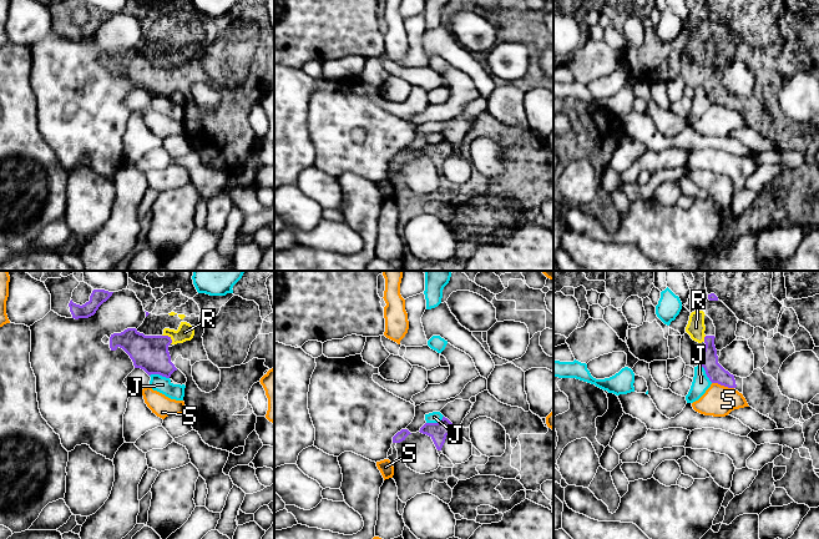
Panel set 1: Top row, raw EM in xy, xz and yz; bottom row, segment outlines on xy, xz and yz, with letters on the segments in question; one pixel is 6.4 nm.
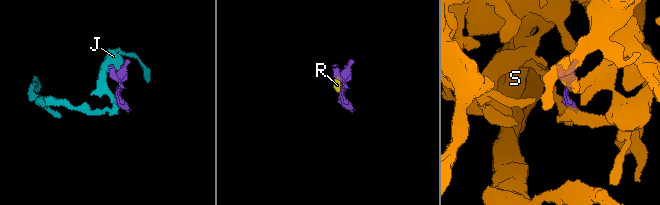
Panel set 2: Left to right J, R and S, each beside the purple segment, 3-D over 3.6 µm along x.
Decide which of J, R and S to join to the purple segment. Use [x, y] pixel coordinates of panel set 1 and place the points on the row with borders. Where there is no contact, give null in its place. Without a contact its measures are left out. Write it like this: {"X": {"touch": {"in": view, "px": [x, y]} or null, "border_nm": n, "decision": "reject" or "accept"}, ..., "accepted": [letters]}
{"J": {"touch": {"in": "xy", "px": [160, 374]}, "border_nm": 130, "decision": "reject"}, "R": {"touch": {"in": "xy", "px": [168, 337]}, "border_nm": 90, "decision": "accept"}, "S": {"touch": {"in": "yz", "px": [723, 384]}, "border_nm": 150, "decision": "reject"}, "accepted": ["R"]}

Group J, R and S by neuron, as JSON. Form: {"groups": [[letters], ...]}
{"groups": [["J"], ["R"], ["S"]]}

